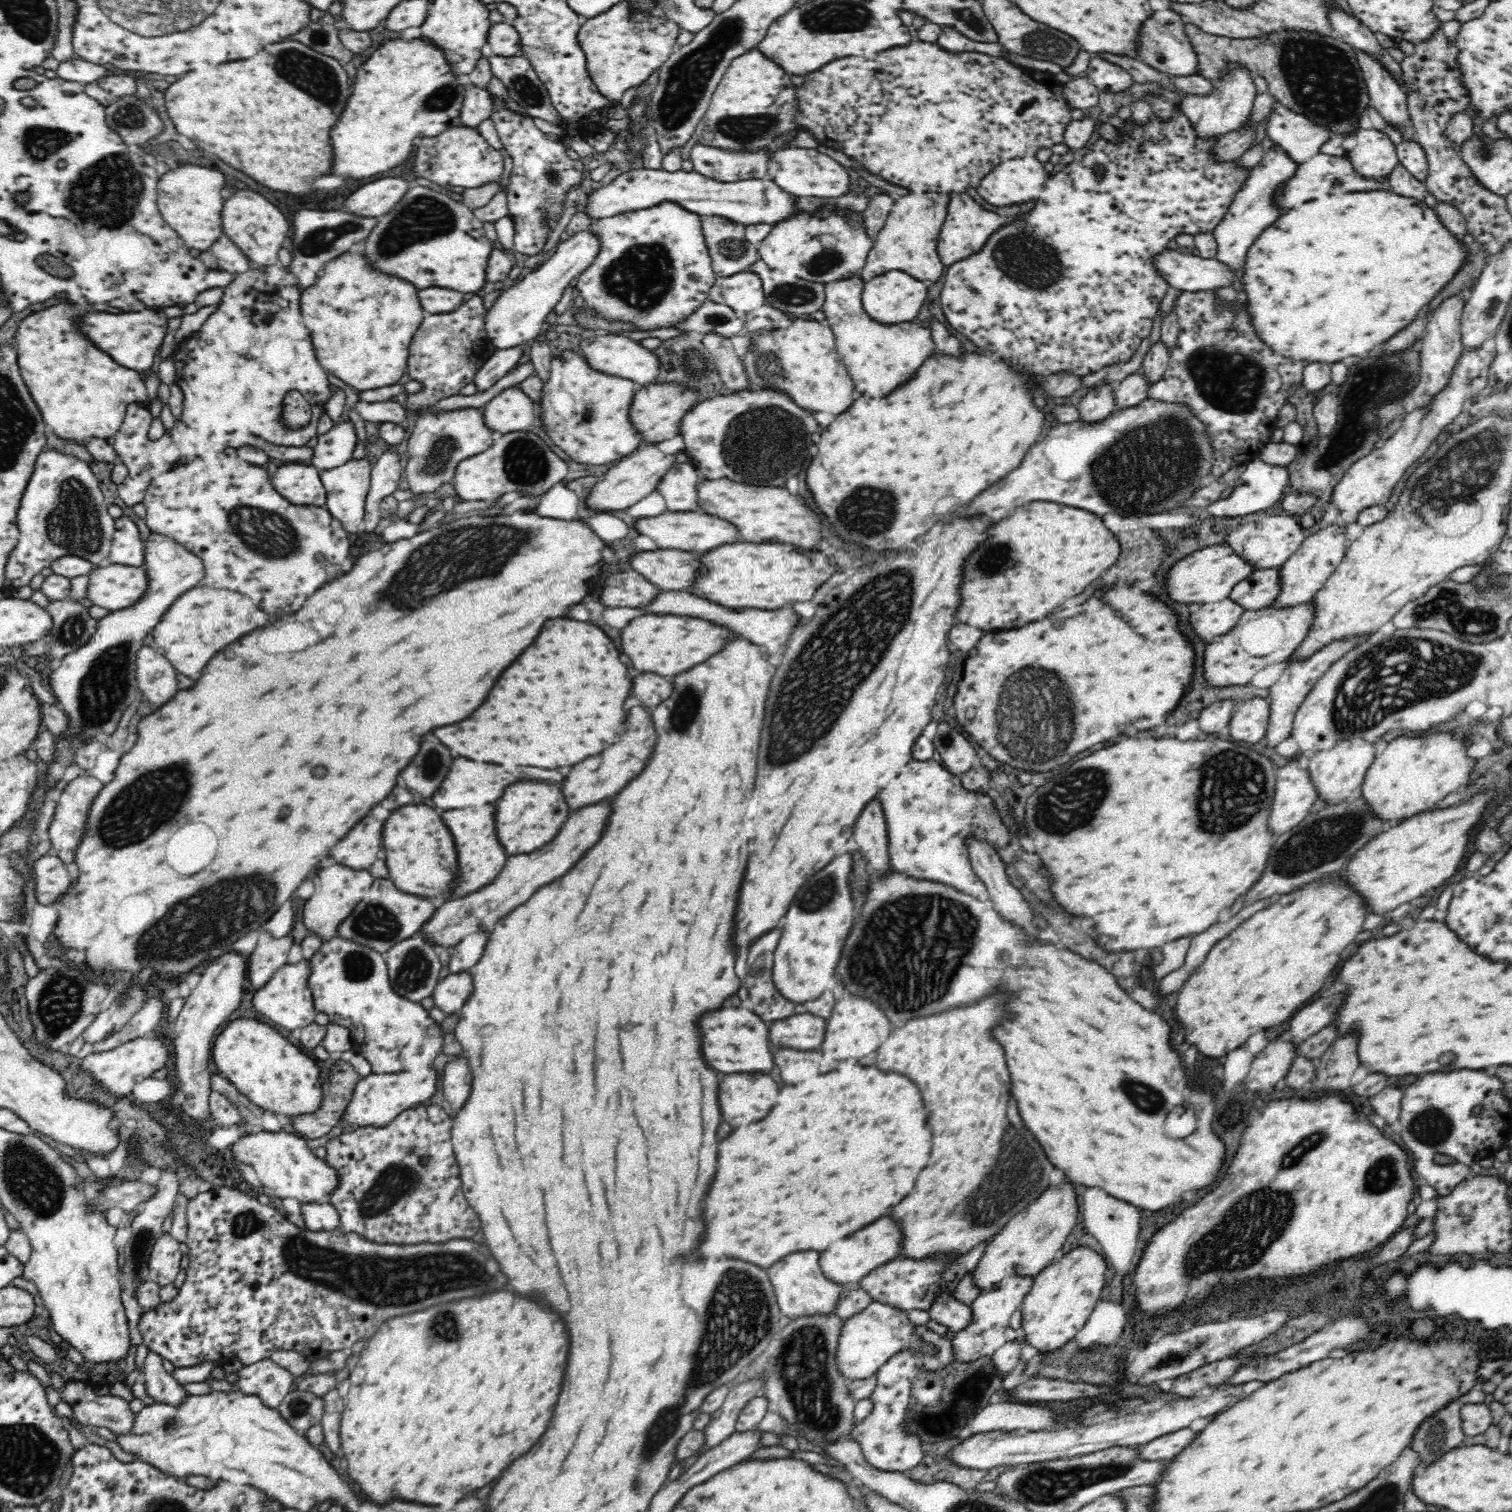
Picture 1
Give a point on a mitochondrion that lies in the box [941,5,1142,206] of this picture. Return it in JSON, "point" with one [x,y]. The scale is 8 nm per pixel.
{"point":[1039,42]}

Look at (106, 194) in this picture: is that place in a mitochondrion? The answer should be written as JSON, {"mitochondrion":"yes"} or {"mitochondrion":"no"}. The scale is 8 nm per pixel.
{"mitochondrion":"yes"}

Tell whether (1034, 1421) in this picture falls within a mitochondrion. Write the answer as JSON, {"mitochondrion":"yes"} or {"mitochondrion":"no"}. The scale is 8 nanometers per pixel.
{"mitochondrion":"no"}

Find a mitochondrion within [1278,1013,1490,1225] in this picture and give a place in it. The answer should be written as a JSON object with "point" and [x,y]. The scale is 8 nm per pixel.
{"point":[1431,1126]}

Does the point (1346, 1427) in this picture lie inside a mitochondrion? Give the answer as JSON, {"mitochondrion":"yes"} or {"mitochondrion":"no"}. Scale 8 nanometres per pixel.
{"mitochondrion":"no"}

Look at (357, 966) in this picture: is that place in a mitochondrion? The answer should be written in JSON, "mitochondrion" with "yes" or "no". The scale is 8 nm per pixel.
{"mitochondrion":"yes"}

